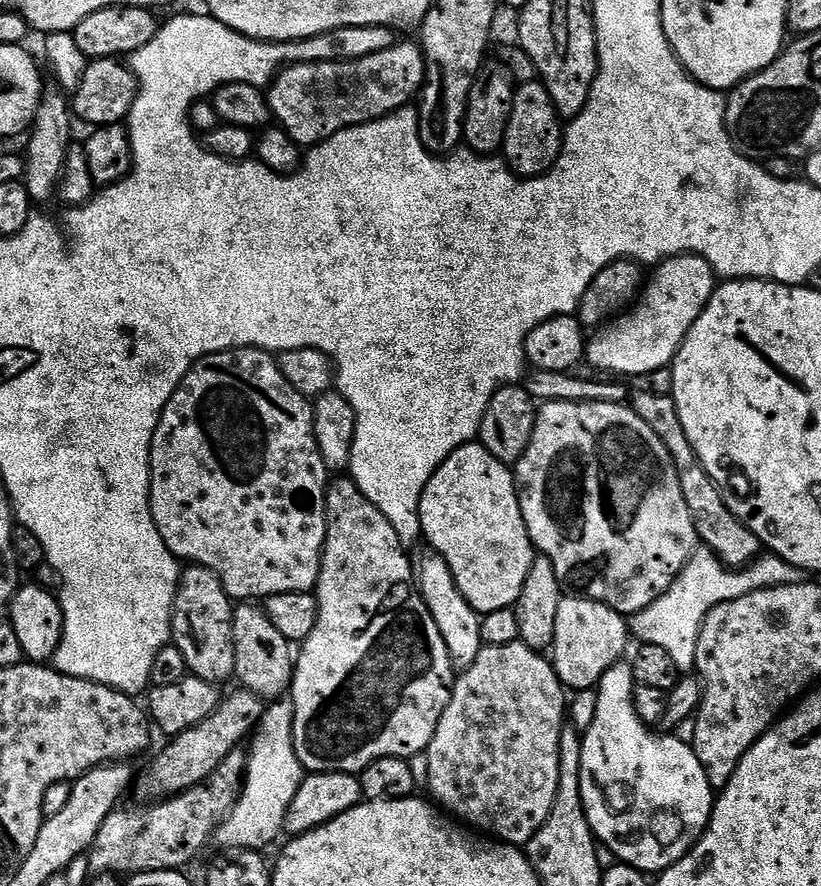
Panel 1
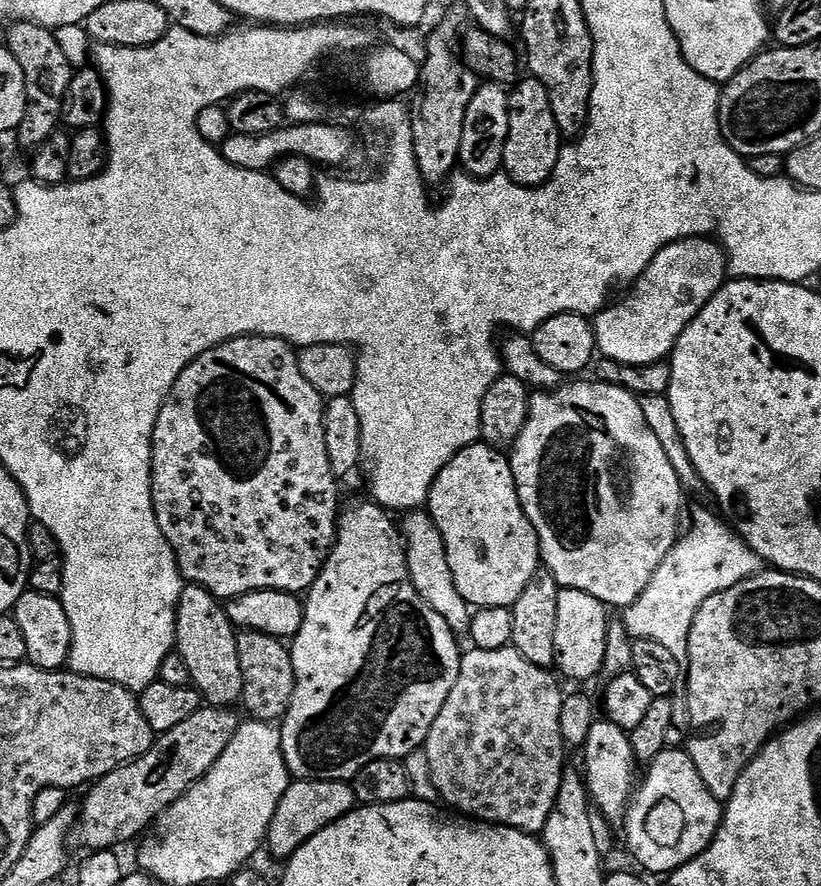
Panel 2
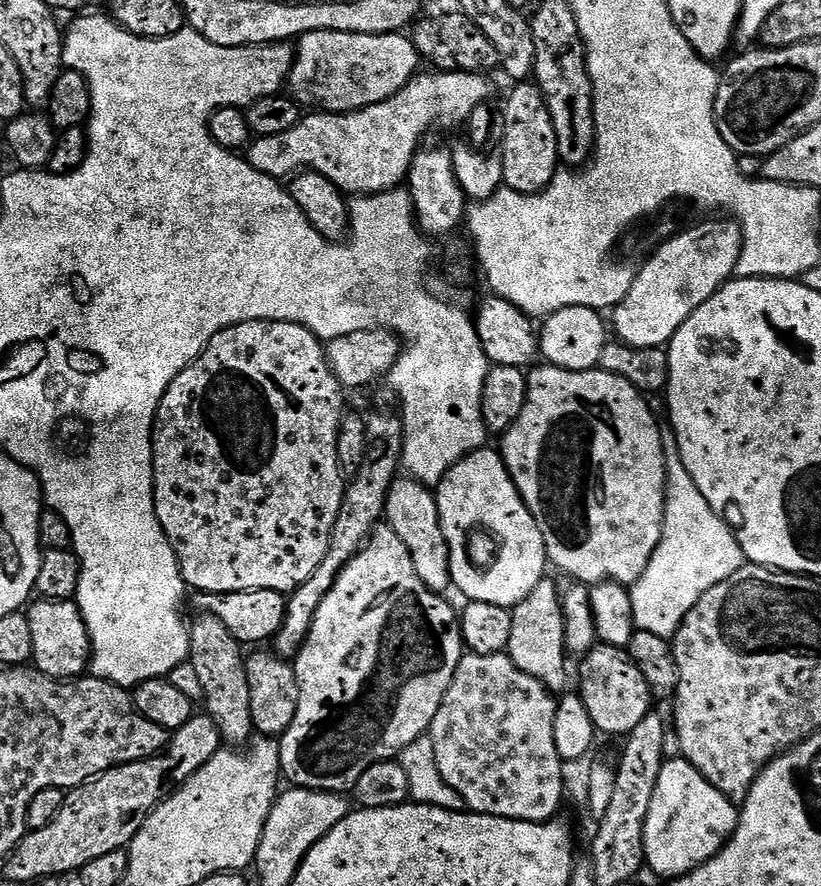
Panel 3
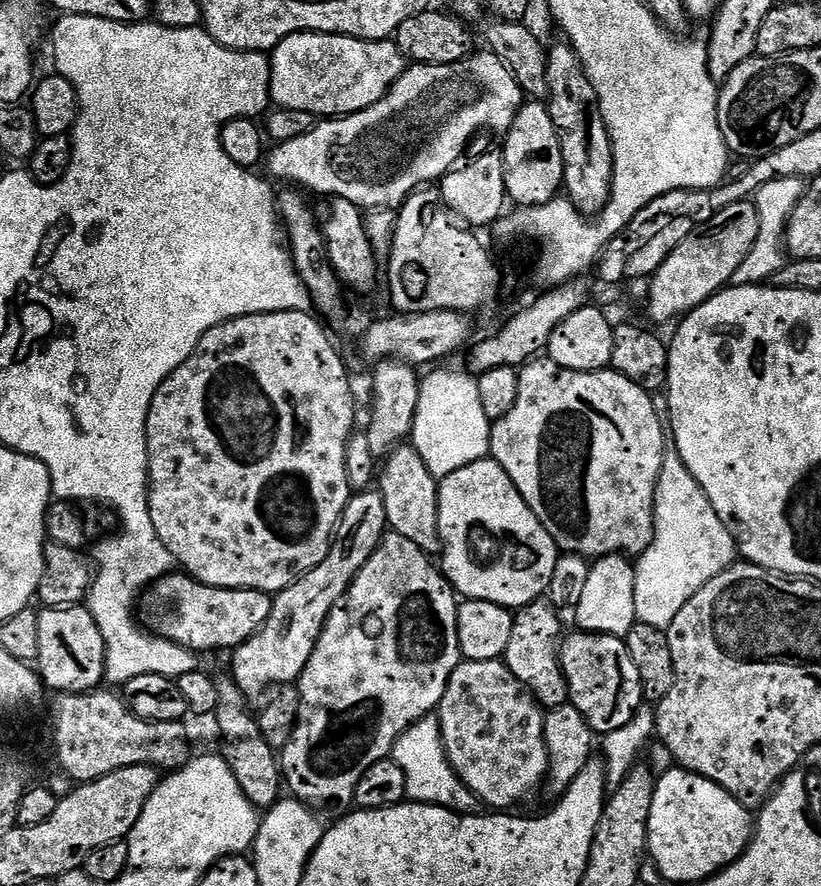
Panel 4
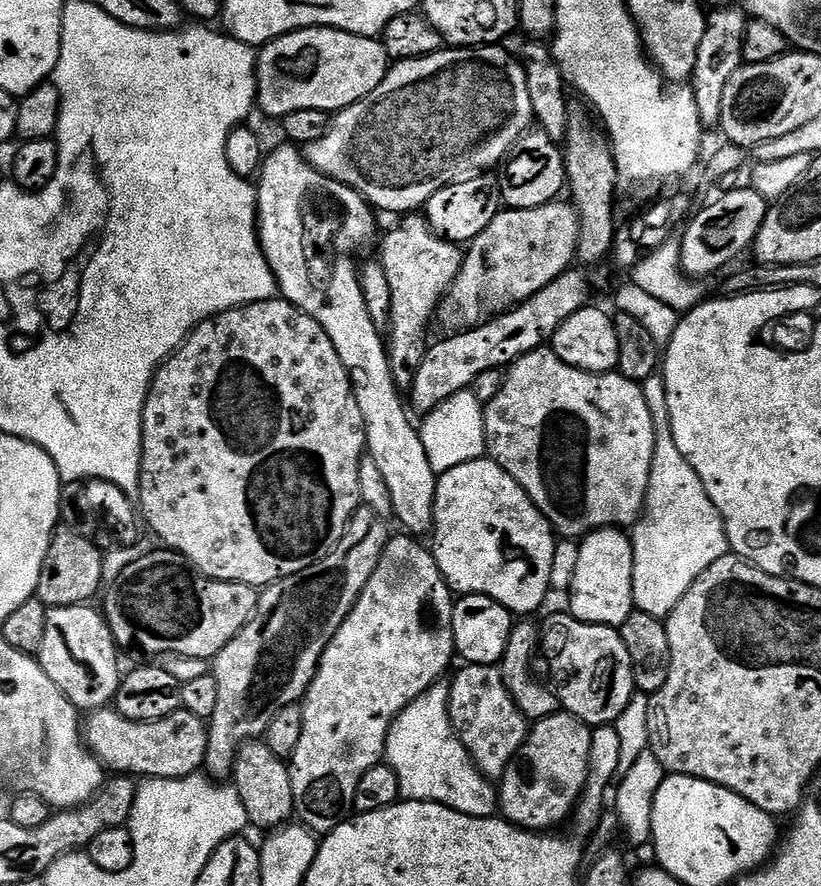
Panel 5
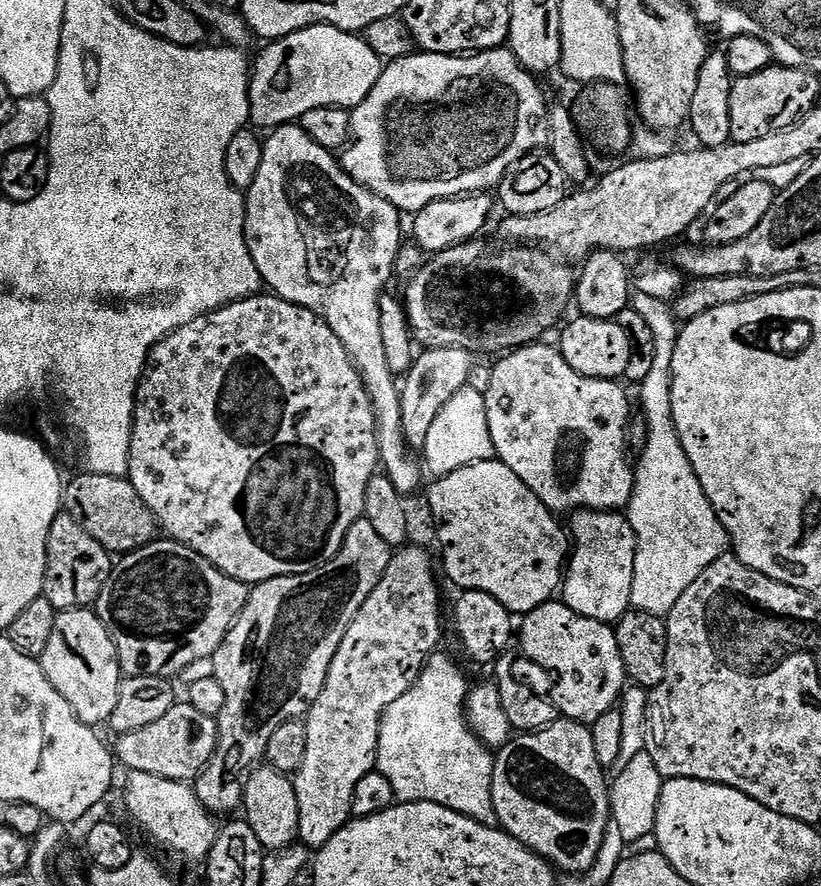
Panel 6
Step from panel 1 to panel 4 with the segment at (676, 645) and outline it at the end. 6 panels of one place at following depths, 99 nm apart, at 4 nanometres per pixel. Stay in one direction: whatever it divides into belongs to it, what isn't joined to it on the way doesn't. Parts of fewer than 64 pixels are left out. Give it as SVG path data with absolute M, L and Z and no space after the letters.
M675 450L664 453L662 470L656 483L656 497L652 511L654 532L645 552L640 553L634 567L634 610L639 623L668 629L678 618L678 610L727 568L737 563L736 543L726 530L722 518L710 506L710 498L698 486L694 474L686 470Z

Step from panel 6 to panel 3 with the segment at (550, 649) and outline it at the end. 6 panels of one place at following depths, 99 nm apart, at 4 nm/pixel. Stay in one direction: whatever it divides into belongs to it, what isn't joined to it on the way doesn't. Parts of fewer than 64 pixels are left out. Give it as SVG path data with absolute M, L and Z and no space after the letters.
M597 643L596 647L579 661L579 664L580 688L578 688L578 694L582 698L586 710L590 710L590 718L594 722L597 733L604 735L605 732L608 736L627 737L628 732L634 730L634 726L638 726L638 722L642 722L642 718L646 718L646 714L654 704L652 691L646 686L646 678L642 678L642 670L638 670L638 666L634 666L634 662L629 658L625 649L602 643Z

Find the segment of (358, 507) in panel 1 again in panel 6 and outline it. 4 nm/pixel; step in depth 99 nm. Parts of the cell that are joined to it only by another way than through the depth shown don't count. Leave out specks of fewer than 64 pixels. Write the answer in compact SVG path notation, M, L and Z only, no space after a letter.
M405 546L393 555L392 561L386 566L386 574L382 578L382 582L378 582L378 586L374 586L374 594L370 594L370 598L366 598L362 610L358 610L354 622L350 622L350 630L346 630L346 638L342 638L342 646L338 646L338 654L334 654L334 662L330 662L330 674L326 678L326 686L322 690L322 694L318 694L314 706L307 714L306 758L302 758L302 766L294 774L294 779L298 794L298 814L300 815L299 843L309 850L324 848L326 842L330 842L330 838L334 838L334 834L338 834L338 830L348 823L352 816L350 798L354 794L354 786L358 786L360 779L366 778L366 774L376 768L378 742L380 741L380 717L384 715L385 708L398 702L398 698L402 698L402 694L406 694L406 690L410 690L416 685L416 680L420 677L424 665L428 663L432 653L441 647L440 635L444 632L444 624L440 621L440 588L436 585L436 576L432 573L432 564L428 561L427 554L420 548L412 547Z

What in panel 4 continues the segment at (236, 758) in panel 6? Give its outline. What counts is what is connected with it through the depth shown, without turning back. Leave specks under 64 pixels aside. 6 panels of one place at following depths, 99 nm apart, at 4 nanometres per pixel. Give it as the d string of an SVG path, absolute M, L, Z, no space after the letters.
M365 490L348 497L348 505L340 515L336 535L332 538L332 549L326 558L310 571L299 573L289 588L275 593L270 618L266 618L264 625L231 653L230 675L246 697L263 697L277 686L292 686L299 681L302 670L306 670L306 662L310 662L310 654L314 654L314 646L330 610L346 594L358 570L370 562L387 531L386 502L382 502L382 494L378 490Z

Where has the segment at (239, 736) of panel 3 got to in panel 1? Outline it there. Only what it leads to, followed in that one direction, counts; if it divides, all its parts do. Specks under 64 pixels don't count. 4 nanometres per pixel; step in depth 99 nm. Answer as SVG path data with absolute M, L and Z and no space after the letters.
M201 564L185 567L180 573L180 585L176 588L176 597L172 607L172 638L178 650L182 650L182 658L186 658L189 673L217 686L223 680L232 680L236 674L234 666L234 634L232 633L232 609L234 601L226 594L224 583Z

